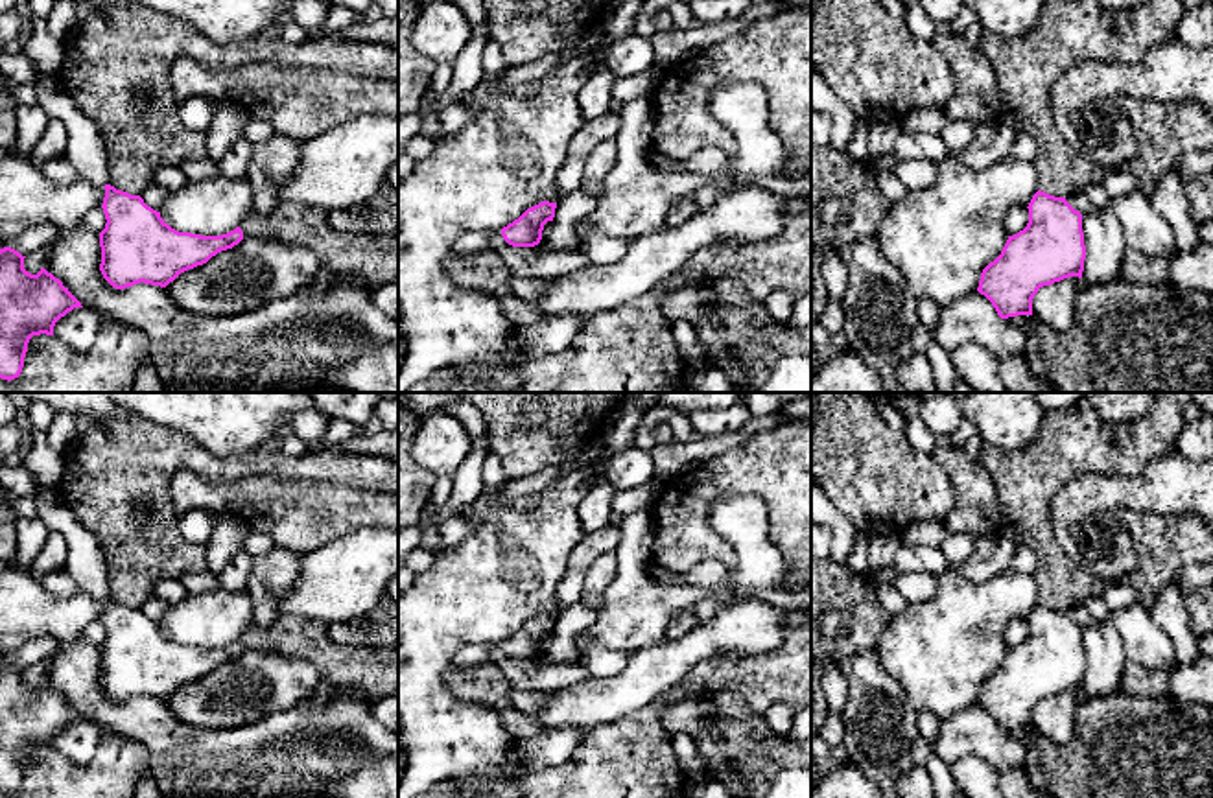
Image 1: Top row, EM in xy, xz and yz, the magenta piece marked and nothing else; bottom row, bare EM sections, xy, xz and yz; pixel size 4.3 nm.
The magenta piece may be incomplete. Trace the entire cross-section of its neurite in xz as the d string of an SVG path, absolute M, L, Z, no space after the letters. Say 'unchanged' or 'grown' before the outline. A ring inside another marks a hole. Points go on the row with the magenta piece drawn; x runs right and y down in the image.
unchanged; M542 201L527 208L518 219L501 229L503 240L512 247L535 247L542 240L542 230L555 217L557 203Z

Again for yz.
unchanged; M1042 190L1027 208L1027 227L1008 236L1001 254L983 269L977 288L1001 319L1032 315L1040 288L1069 276L1082 278L1084 271L1082 214L1066 197Z

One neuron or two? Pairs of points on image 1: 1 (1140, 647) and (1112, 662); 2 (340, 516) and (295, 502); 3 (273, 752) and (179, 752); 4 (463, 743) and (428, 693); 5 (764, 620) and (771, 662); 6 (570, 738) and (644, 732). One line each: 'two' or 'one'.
1: two
2: one
3: one
4: one
5: two
6: two

